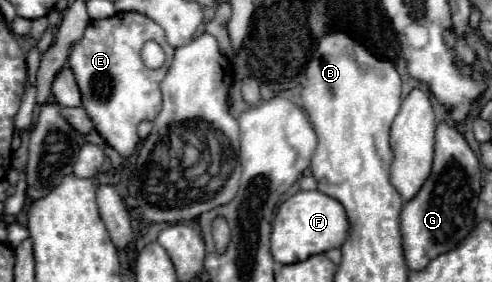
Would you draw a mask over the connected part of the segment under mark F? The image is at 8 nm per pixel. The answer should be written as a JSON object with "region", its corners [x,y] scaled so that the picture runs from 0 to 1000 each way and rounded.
{"region":[[[648,674],[604,681],[587,709],[579,709],[563,745],[551,823],[551,901],[567,936],[616,929],[628,908],[657,901],[673,879],[689,879],[701,858],[705,809],[705,759],[685,709]]]}

